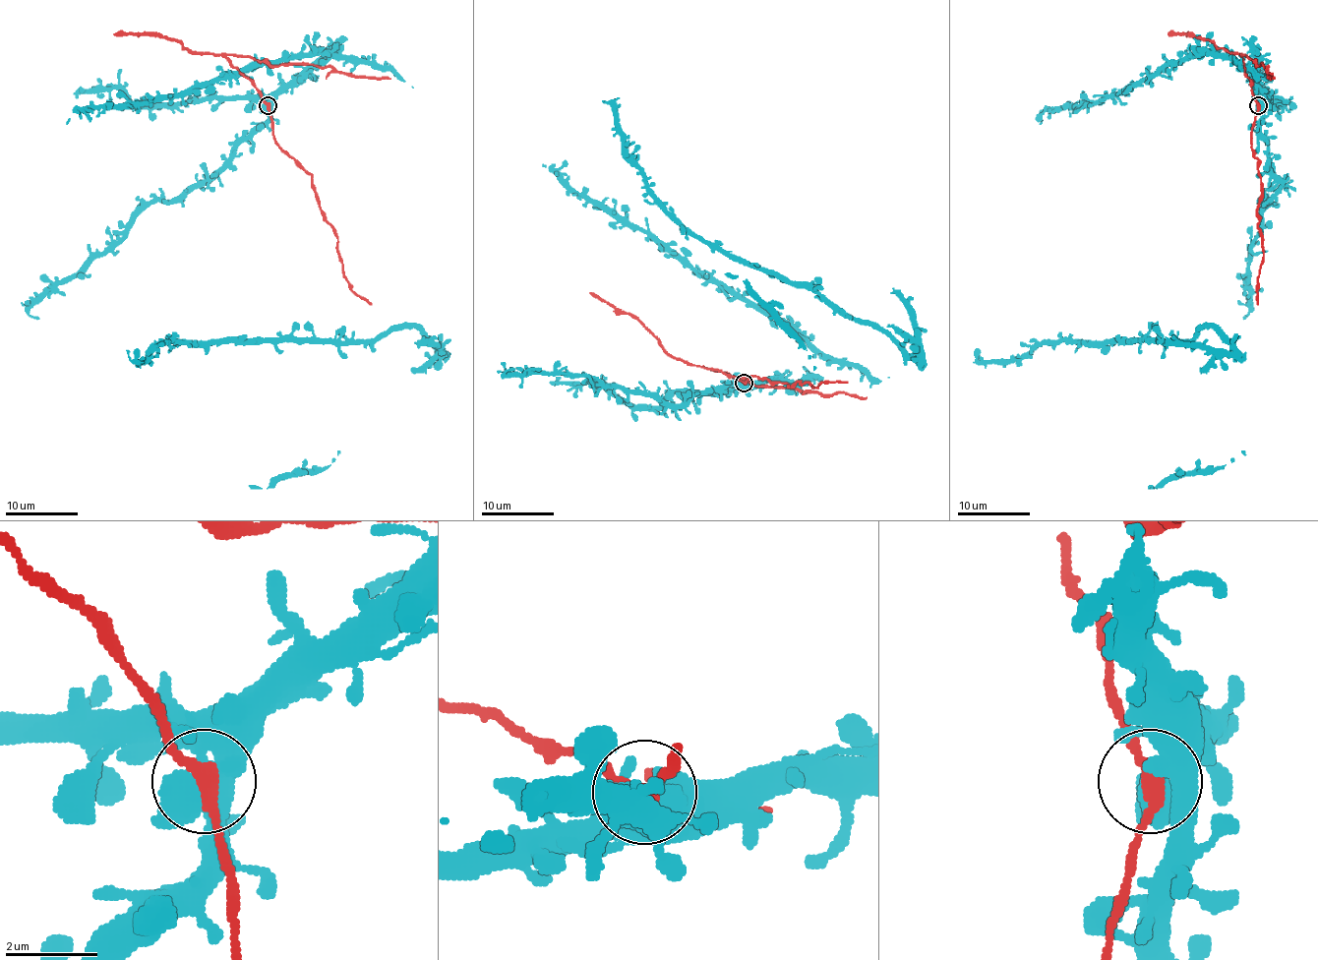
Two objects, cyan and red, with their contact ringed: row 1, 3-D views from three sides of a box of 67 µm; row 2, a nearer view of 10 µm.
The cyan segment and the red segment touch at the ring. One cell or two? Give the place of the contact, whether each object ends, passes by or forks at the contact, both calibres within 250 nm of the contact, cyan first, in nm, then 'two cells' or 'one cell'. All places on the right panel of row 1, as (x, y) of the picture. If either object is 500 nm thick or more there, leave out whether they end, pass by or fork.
at (1258, 105); cyan passes by; red passes by; 440 nm thick on the cyan side, 300 nm on the other; two cells

